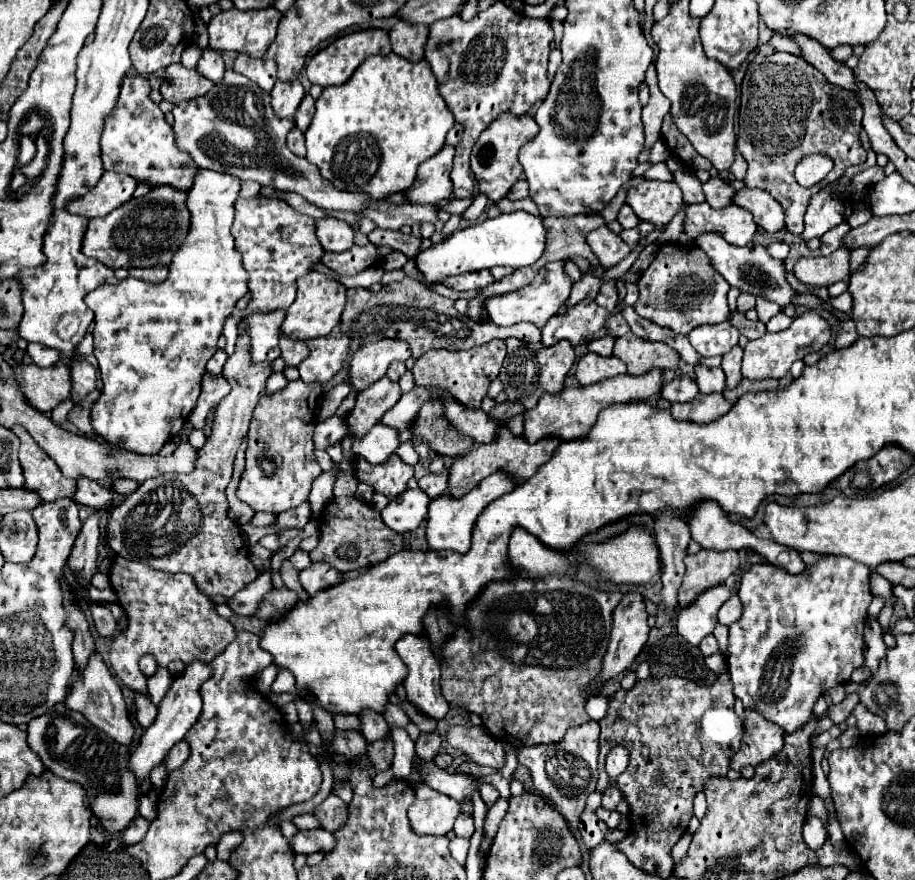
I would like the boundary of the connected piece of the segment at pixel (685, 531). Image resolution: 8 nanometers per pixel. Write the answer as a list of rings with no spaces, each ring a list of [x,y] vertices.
[[[661,514],[659,518],[655,518],[655,538],[661,550],[661,558],[663,558],[663,604],[667,610],[677,608],[677,590],[685,572],[685,548],[691,540],[691,532],[689,526],[675,518],[673,514]]]

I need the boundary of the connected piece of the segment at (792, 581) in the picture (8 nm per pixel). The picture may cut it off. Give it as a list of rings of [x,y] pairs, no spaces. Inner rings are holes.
[[[823,556],[821,560],[817,560],[815,564],[807,566],[801,574],[789,574],[787,570],[769,564],[769,562],[761,562],[761,564],[753,564],[741,578],[741,586],[739,586],[739,598],[743,602],[743,616],[731,624],[729,628],[729,676],[733,682],[733,694],[735,698],[739,698],[743,702],[745,708],[759,712],[765,720],[781,726],[785,732],[797,732],[801,730],[813,716],[813,706],[817,702],[819,696],[823,696],[829,688],[837,686],[837,684],[845,684],[849,682],[853,670],[863,666],[863,628],[865,628],[865,618],[867,618],[867,608],[871,604],[871,590],[869,590],[869,568],[865,566],[857,566],[855,568],[855,560],[847,558],[847,556]]]

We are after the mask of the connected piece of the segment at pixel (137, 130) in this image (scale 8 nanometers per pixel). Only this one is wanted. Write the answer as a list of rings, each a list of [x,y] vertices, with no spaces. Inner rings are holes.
[[[127,74],[121,82],[121,92],[117,106],[105,118],[101,134],[101,160],[105,170],[125,172],[137,180],[137,184],[147,184],[149,188],[171,186],[177,190],[191,190],[195,174],[199,168],[191,160],[189,152],[175,146],[173,126],[167,124],[165,114],[149,98],[151,86],[145,76]]]

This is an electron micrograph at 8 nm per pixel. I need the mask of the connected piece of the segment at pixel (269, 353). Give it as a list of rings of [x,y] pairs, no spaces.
[[[269,312],[263,316],[249,316],[247,320],[249,338],[251,338],[251,356],[255,362],[279,358],[279,326],[283,322],[285,312]]]

